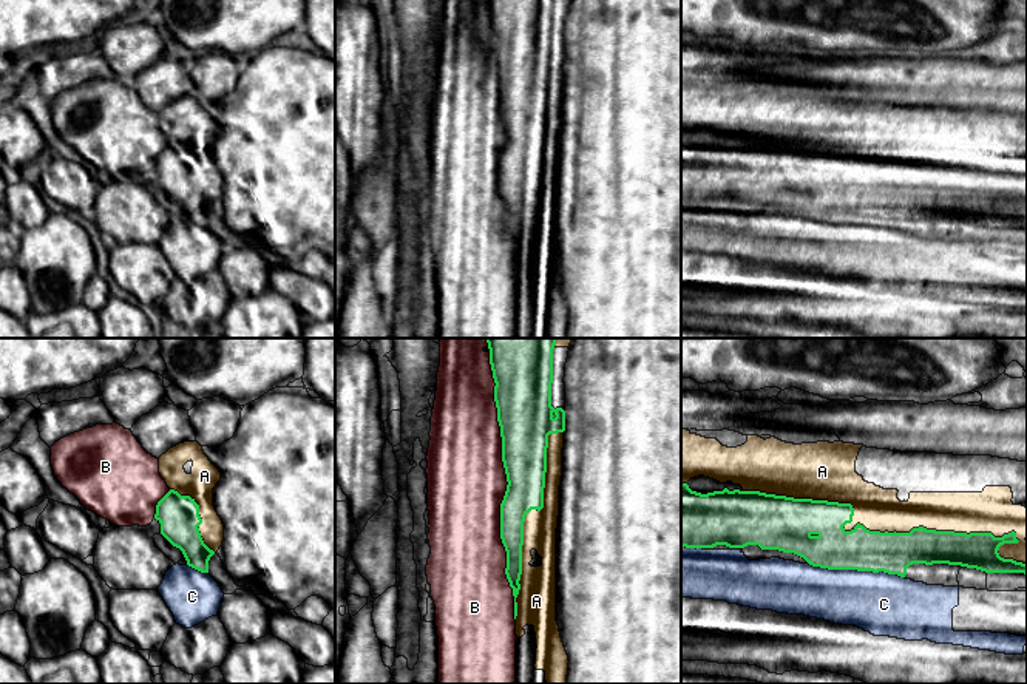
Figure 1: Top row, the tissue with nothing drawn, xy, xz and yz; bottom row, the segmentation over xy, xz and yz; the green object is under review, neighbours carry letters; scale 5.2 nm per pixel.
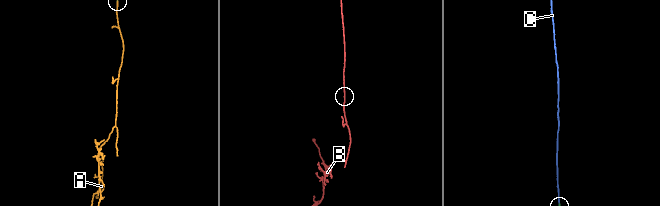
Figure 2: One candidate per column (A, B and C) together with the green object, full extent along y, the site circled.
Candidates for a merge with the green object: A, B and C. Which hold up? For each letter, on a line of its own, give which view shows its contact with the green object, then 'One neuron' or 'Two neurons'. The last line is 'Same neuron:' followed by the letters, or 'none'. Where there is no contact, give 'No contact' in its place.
A: Touches green in yz. One neuron
B: Touches green in xz. Two neurons
C: Touches green in yz. Two neurons
Same neuron: A

